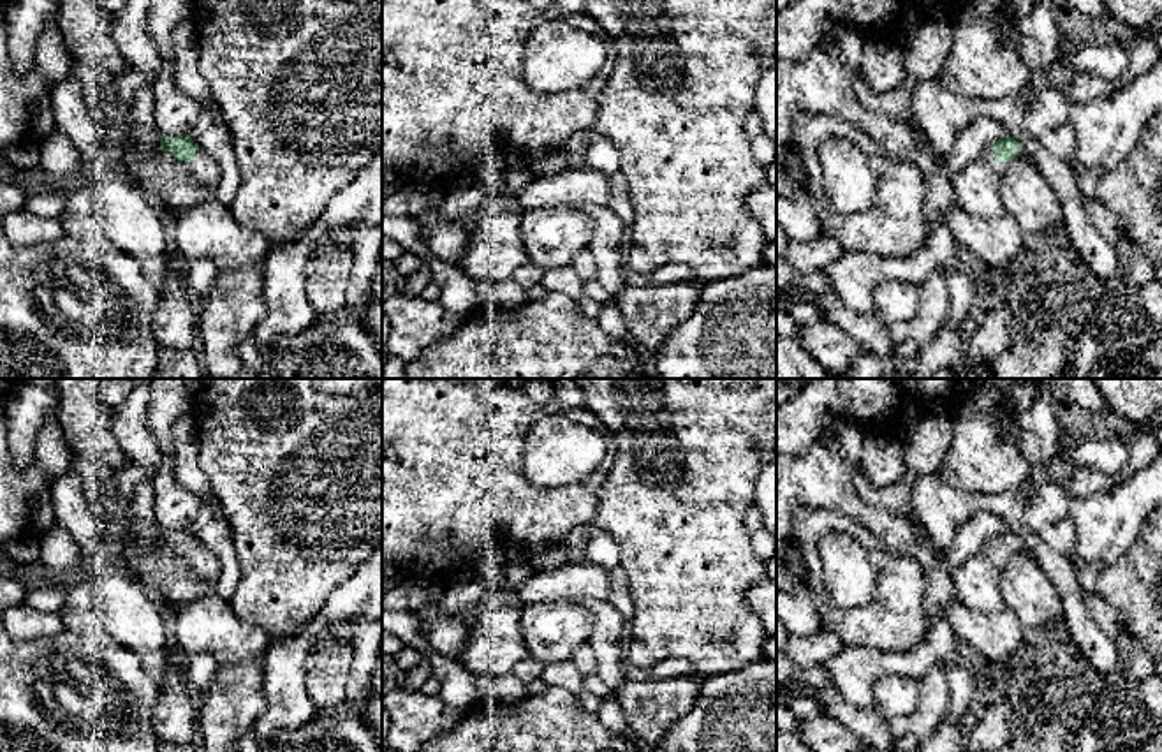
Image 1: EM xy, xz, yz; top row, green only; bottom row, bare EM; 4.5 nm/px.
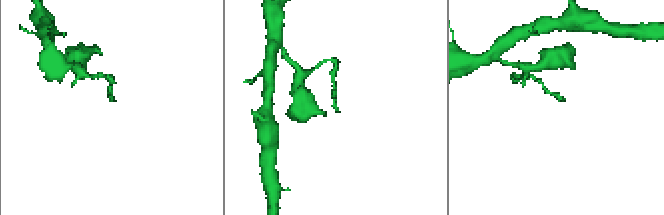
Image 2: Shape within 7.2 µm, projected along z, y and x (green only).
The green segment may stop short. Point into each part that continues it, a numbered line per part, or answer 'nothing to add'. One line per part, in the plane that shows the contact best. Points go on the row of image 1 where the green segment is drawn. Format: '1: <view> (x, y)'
1: yz (999, 168)

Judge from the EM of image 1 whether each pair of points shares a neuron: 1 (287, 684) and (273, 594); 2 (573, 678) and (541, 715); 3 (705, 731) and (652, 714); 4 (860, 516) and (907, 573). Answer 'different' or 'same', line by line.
1: different
2: different
3: different
4: different

